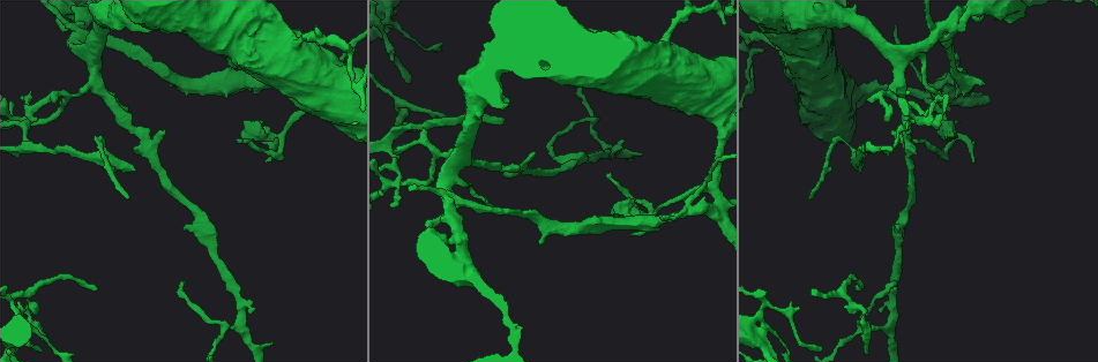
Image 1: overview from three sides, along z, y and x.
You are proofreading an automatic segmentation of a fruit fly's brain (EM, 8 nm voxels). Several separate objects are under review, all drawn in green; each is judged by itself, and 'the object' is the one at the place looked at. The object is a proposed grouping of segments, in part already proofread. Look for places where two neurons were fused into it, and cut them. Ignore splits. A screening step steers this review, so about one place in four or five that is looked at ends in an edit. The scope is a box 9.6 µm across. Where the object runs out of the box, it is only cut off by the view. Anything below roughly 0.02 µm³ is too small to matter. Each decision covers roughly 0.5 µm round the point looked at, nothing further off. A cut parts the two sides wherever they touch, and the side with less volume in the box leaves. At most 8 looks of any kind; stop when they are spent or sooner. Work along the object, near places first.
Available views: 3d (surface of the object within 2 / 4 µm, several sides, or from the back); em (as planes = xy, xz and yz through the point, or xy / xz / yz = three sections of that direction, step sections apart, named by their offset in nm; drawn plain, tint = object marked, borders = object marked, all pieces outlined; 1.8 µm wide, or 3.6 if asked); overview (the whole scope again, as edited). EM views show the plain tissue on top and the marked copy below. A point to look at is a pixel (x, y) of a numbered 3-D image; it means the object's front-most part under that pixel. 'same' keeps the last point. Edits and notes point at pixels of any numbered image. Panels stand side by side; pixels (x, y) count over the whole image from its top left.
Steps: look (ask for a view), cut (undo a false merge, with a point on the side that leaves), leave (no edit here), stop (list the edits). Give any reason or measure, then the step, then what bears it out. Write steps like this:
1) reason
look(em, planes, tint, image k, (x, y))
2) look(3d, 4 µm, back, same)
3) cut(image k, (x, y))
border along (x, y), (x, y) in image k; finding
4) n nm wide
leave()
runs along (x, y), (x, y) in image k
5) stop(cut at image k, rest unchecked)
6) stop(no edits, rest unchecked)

thick turns thin
look(em, 3.6 µm, xz, step 16, tint, image 1, (20, 327))

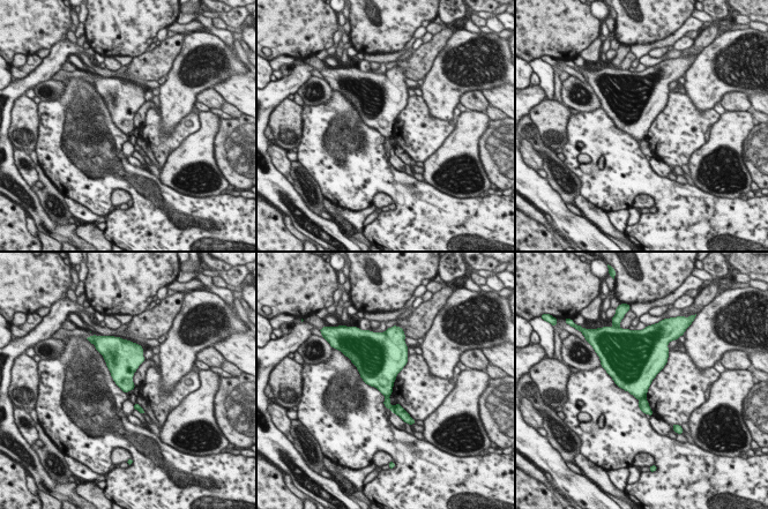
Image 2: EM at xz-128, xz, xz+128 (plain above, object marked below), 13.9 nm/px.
another direction
look(em, 3.6 µm, planes, borders, same)

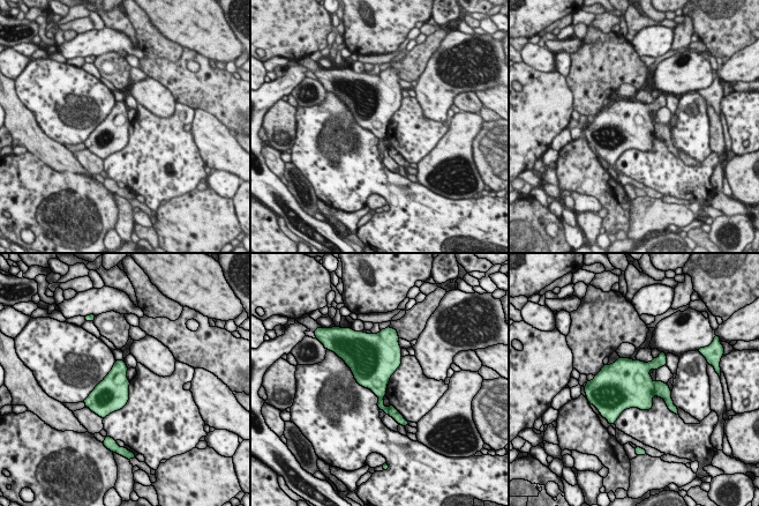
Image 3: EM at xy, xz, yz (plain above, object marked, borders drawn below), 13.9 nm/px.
cut(image 3, (662, 389))
border along (653, 382), (655, 393) in image 3; a second neuron is stuck on

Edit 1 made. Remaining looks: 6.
calibre changes
look(em, planes, tint, image 1, (624, 54))

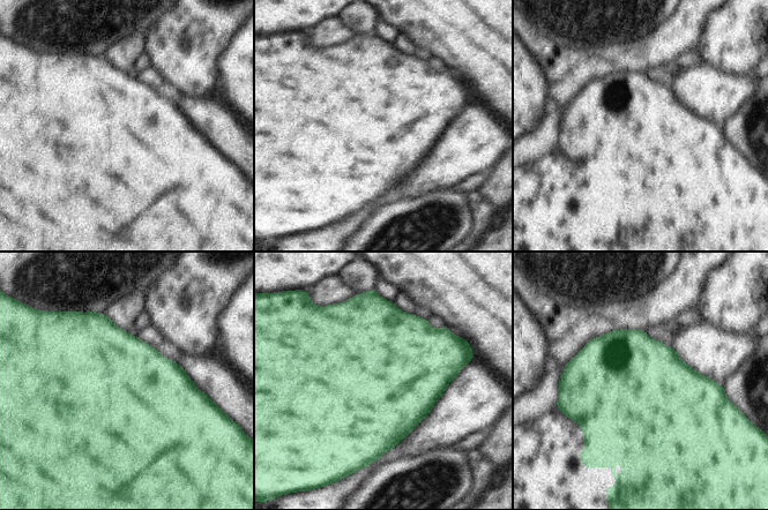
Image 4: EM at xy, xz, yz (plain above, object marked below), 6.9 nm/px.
leave()
continuous, no second neuron

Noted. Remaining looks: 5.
a fork
look(3d, 4 µm, image 1, (892, 94))

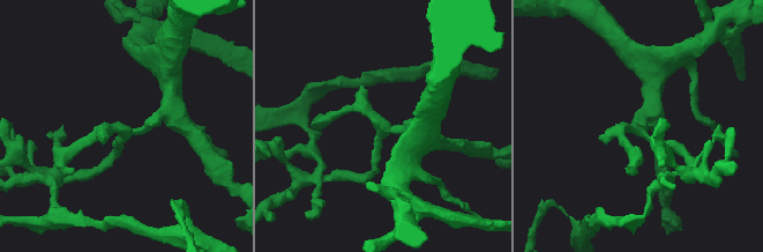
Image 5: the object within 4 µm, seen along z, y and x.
3 arms; now the EM
look(em, xy, step 4, tint, image 5, (642, 132))

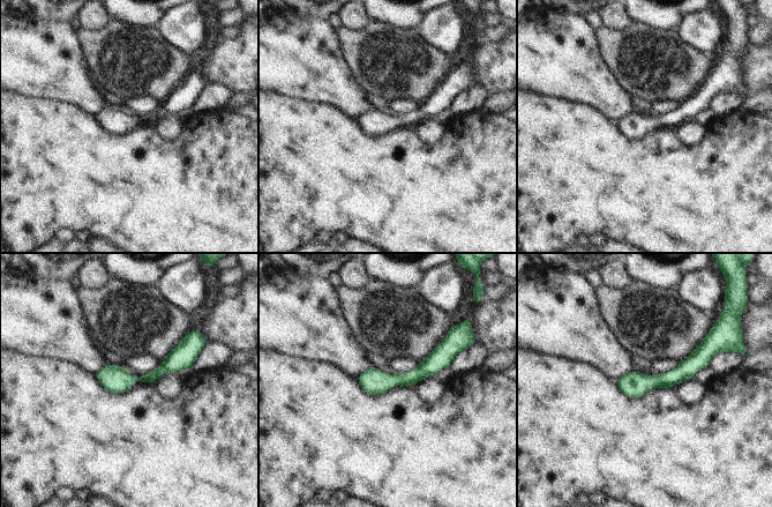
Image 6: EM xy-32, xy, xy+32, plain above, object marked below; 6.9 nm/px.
leave()
runs along (193, 356), (149, 378), (98, 375) in image 6; one neuron here

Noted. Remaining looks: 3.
sharp bend
look(em, xz, step 16, tint, image 1, (18, 119))

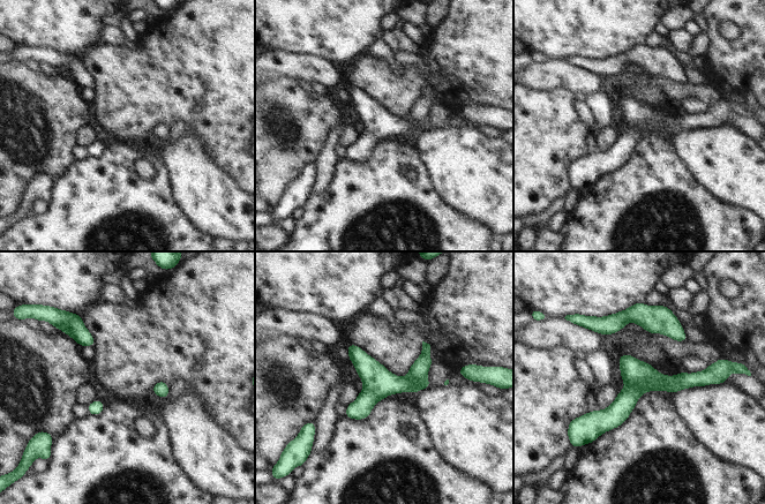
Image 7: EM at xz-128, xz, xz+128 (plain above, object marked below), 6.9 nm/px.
cut it another way
look(em, planes, tint, same)

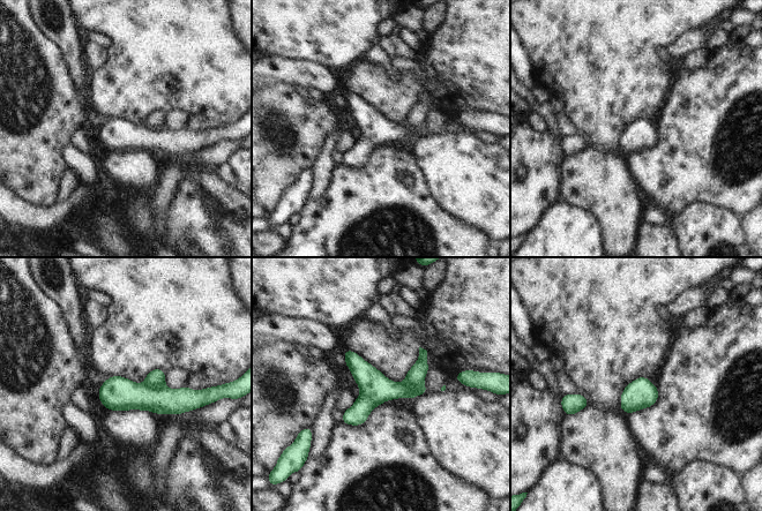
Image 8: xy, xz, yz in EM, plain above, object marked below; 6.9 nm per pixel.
cut(image 8, (416, 375))
border along (403, 382), (410, 396), (423, 383) in image 8; two neurons meet here

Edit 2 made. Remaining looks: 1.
stop(cut at image 3, cut at image 8, rest unchecked)

